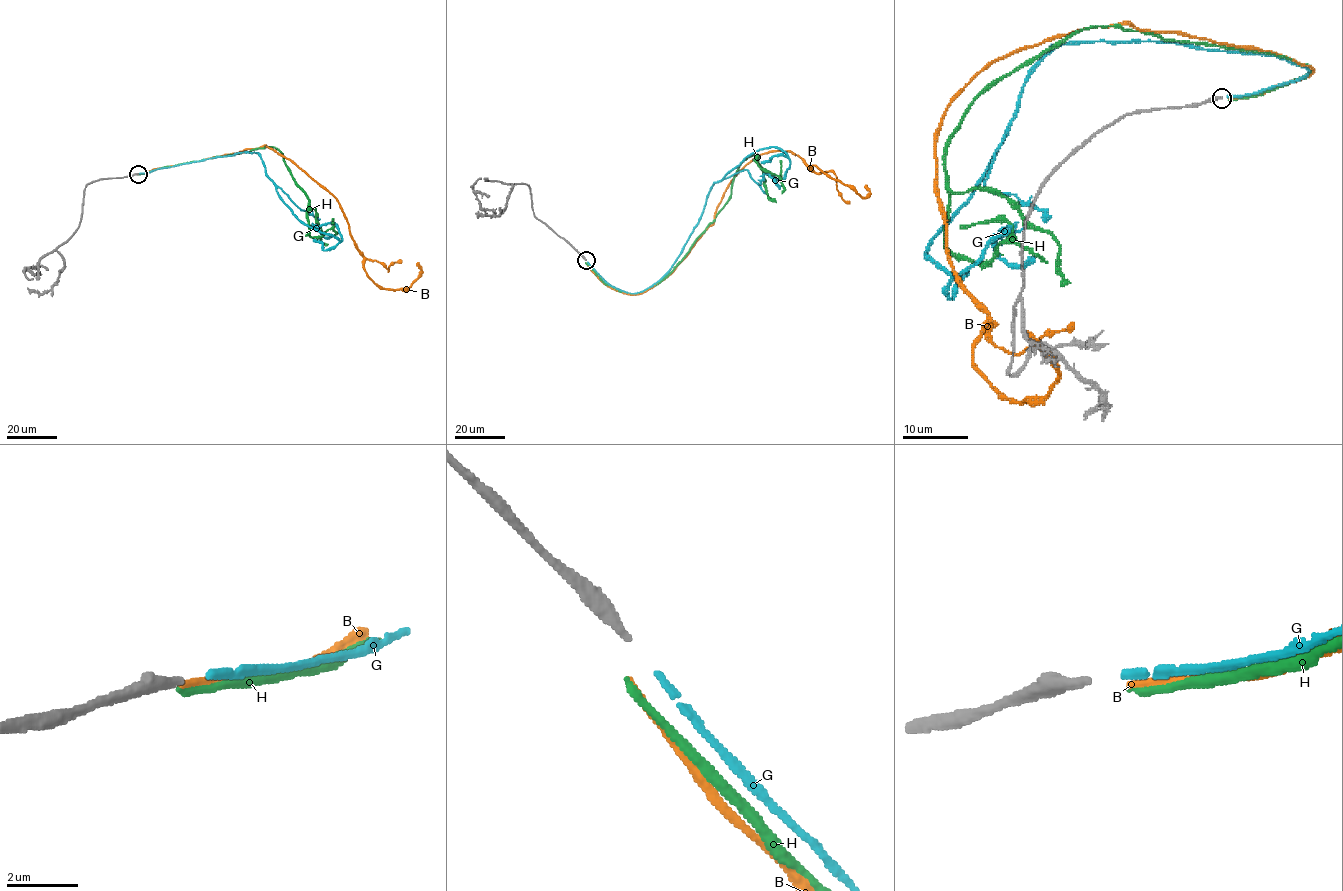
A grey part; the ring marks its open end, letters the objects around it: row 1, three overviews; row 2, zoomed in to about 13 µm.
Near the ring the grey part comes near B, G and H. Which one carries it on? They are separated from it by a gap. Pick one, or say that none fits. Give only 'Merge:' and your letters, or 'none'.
Merge: G

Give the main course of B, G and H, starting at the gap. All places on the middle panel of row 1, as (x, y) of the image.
B: (586, 262), (616, 290), (652, 288), (713, 223), (730, 181), (771, 151), (790, 151), (864, 198), (865, 185)
G: (587, 262), (643, 291), (747, 156), (785, 154), (785, 175), (767, 173), (779, 189)
H: (586, 262), (609, 286), (641, 293), (714, 220), (745, 160), (757, 154), (782, 180), (780, 160)

